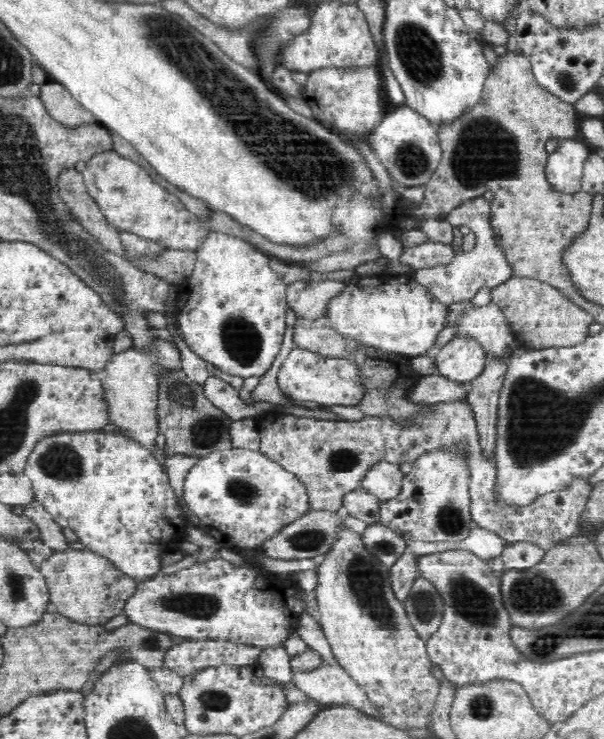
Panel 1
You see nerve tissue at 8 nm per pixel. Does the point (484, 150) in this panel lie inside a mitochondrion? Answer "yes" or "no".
yes

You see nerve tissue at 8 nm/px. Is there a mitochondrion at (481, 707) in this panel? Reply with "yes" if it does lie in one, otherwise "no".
yes

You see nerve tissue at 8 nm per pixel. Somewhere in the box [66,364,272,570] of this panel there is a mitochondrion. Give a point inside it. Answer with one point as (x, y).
(207, 430)

